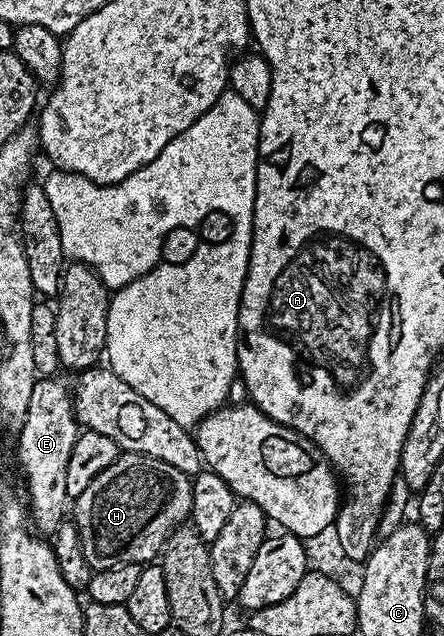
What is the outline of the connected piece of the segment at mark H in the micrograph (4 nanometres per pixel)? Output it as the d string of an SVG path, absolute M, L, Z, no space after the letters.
M120 453L119 458L101 476L97 476L73 500L75 515L73 521L79 533L81 548L85 552L85 560L90 564L92 571L113 568L121 564L151 564L162 555L165 540L173 531L178 530L190 519L193 492L191 491L192 479L188 475L177 472L169 464L161 460L146 458L140 454Z

